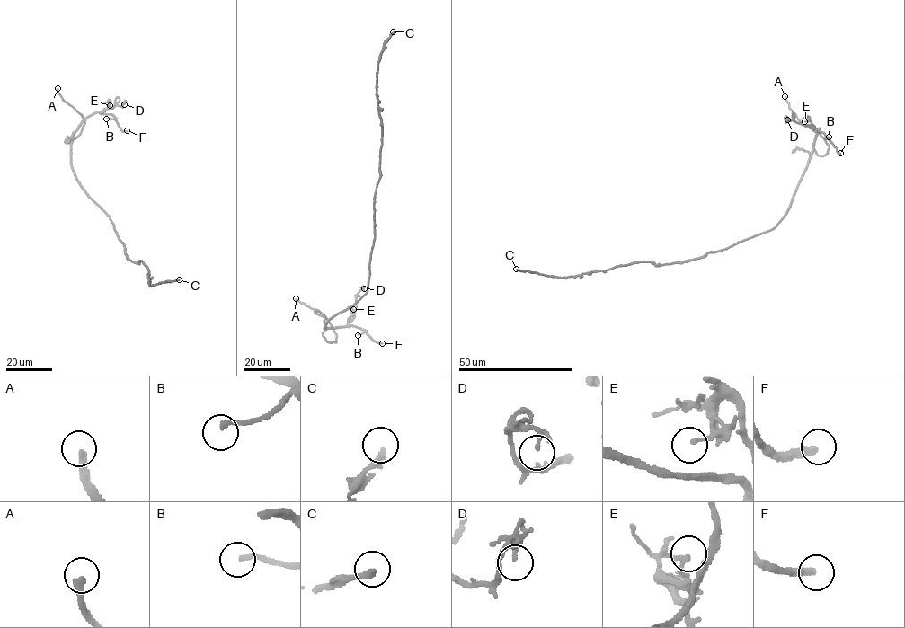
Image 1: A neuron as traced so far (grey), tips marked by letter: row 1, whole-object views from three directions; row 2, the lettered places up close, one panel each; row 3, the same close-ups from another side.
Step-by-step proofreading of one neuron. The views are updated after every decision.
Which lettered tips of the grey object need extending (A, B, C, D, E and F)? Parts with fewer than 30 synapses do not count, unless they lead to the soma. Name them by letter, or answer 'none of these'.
A, C, F

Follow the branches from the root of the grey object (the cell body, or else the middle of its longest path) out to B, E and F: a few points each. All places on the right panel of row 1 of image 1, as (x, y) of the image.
B: (731, 246), (774, 228), (789, 207), (818, 128), (829, 137)
E: (731, 246), (773, 229), (787, 210), (819, 129), (809, 120), (804, 121)
F: (731, 246), (776, 225), (789, 207), (803, 174), (818, 128), (840, 153)

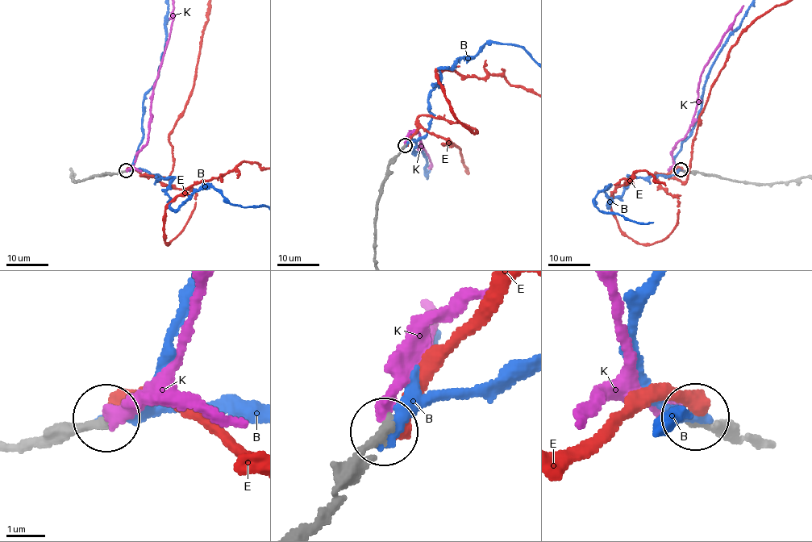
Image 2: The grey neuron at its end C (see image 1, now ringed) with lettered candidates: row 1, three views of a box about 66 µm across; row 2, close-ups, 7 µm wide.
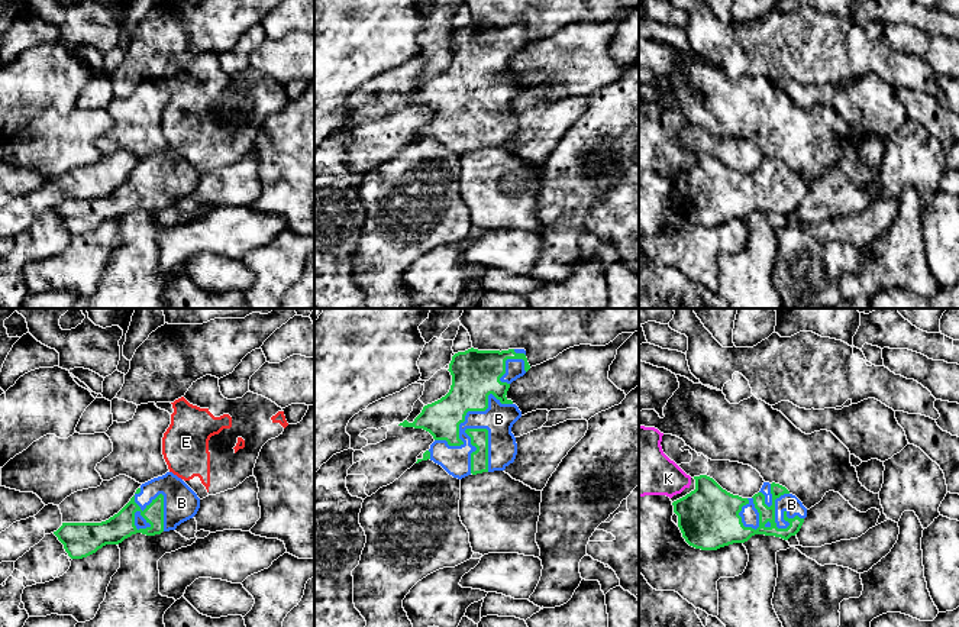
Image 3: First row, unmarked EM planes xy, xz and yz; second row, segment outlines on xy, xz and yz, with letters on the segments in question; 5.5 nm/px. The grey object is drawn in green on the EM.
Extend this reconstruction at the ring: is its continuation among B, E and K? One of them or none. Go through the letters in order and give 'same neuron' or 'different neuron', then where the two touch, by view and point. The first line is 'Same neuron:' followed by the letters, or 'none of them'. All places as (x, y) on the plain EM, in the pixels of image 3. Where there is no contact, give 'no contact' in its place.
Same neuron: B
B: same neuron; meets green in xy at (160, 170)
E: different neuron; no contact
K: different neuron; no contact

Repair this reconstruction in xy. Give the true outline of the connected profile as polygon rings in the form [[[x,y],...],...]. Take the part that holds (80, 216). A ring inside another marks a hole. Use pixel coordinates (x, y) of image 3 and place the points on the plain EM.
[[[167,148],[142,159],[130,177],[101,198],[62,198],[54,207],[71,235],[83,235],[106,220],[119,220],[132,210],[161,210],[193,194],[200,184],[197,169],[177,151]]]

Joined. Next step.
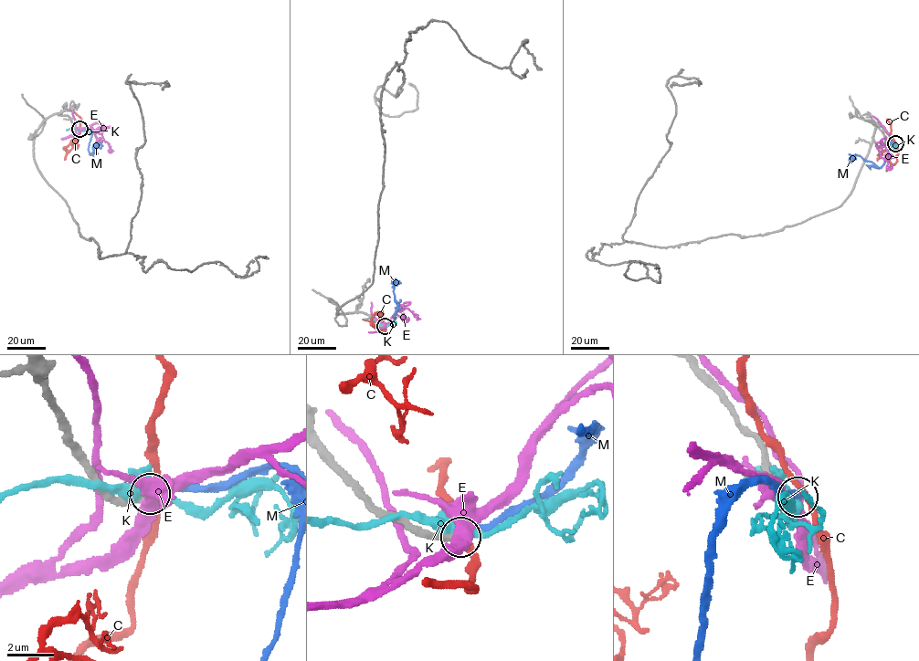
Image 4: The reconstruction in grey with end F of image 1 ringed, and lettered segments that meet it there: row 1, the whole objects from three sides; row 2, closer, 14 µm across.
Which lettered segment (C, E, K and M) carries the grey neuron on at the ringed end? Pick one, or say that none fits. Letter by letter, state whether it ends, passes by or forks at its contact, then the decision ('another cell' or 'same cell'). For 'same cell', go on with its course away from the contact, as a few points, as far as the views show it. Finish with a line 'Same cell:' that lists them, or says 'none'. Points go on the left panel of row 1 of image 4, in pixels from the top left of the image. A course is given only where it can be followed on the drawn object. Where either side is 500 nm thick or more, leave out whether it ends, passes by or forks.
C: it passes by; another cell
E: another cell
K: it forks; another cell
M: it ends; same cell; course (79, 129), (91, 128), (89, 153), (94, 152), (94, 144), (100, 148), (100, 143)
Same cell: M

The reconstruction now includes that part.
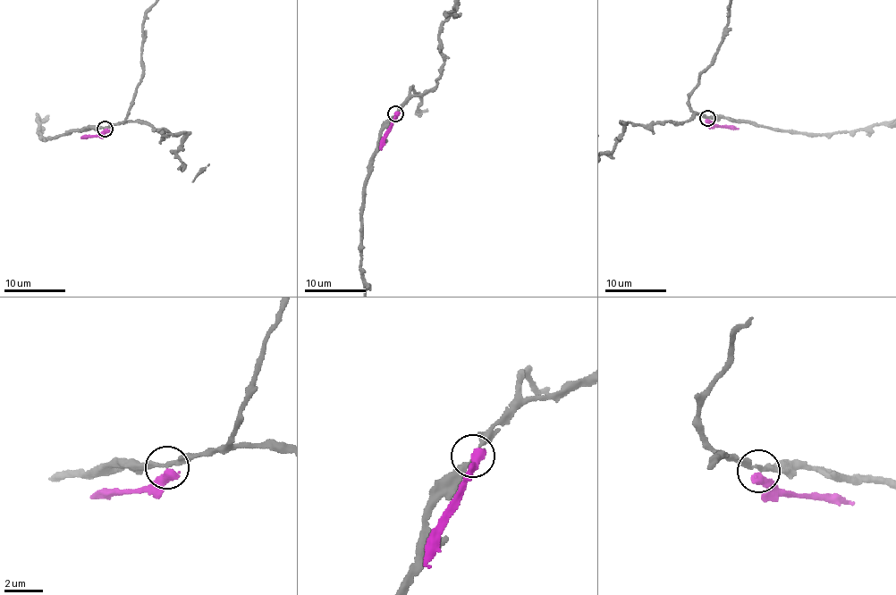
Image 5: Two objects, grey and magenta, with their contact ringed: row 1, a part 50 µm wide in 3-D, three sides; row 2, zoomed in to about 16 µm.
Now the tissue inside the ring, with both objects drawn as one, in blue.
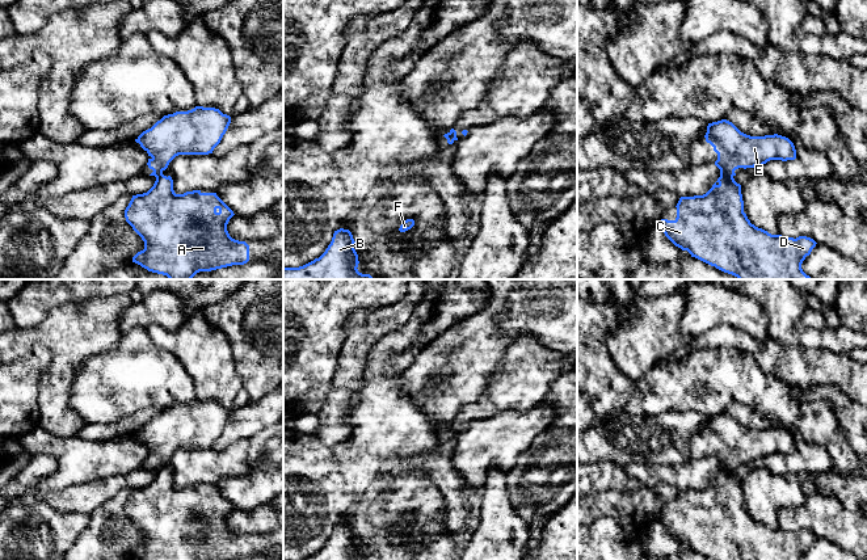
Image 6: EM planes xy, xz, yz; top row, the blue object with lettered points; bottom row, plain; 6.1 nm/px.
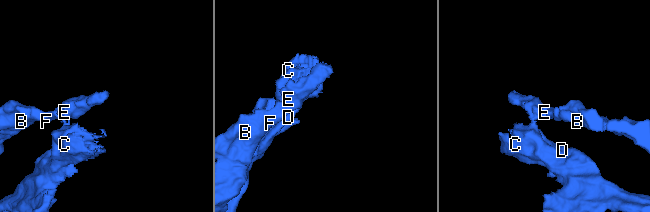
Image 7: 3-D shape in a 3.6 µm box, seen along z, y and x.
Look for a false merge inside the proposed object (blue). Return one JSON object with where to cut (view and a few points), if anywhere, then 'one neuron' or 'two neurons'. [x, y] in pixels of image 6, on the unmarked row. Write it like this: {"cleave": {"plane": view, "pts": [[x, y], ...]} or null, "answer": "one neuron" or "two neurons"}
{"cleave": {"plane": "yz", "pts": [[720, 463], [732, 470]]}, "answer": "two neurons"}

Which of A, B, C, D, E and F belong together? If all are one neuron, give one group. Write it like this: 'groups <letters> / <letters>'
groups A C D / B E F

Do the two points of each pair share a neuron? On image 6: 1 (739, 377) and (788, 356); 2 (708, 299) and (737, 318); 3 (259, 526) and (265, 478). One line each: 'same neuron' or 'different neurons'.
1: different neurons
2: same neuron
3: different neurons

